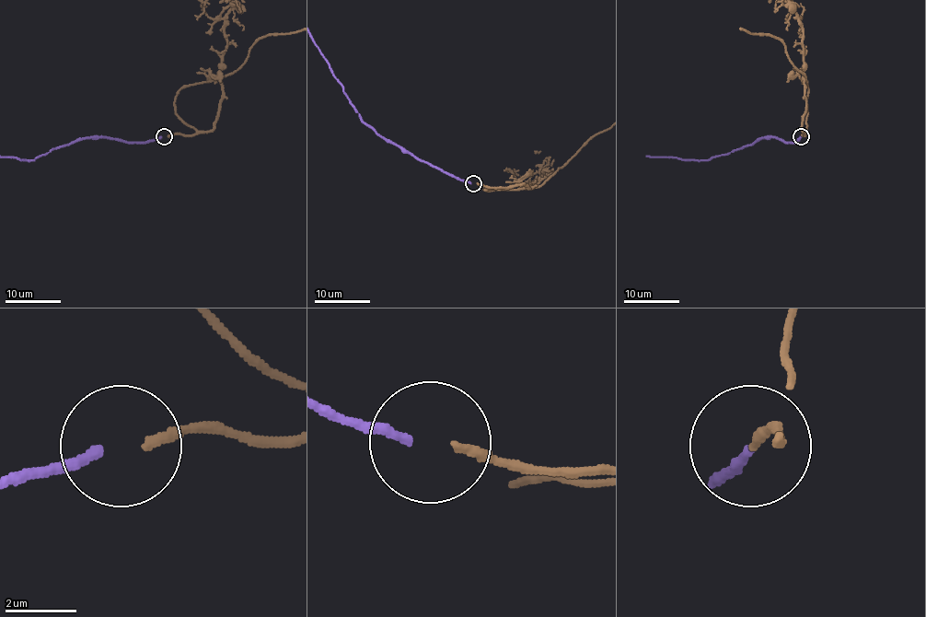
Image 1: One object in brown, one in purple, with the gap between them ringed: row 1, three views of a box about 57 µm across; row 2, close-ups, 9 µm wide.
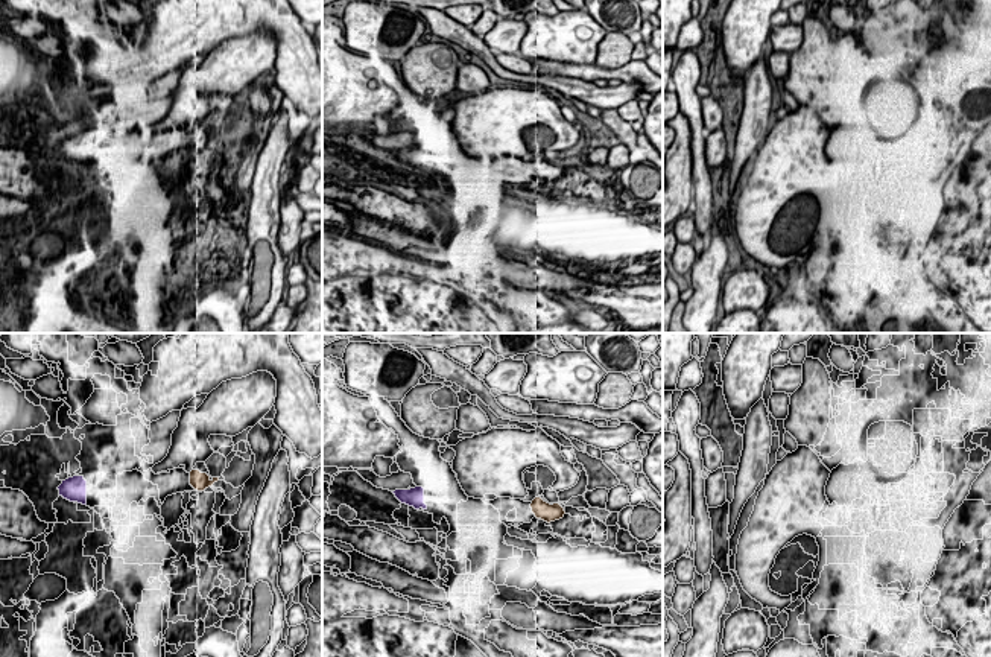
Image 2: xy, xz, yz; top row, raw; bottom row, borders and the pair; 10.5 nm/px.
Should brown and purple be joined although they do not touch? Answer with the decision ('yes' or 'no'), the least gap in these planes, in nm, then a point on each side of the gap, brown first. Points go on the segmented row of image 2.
yes; 1100 nm apart; from brown across xy (190, 481), (85, 481)

